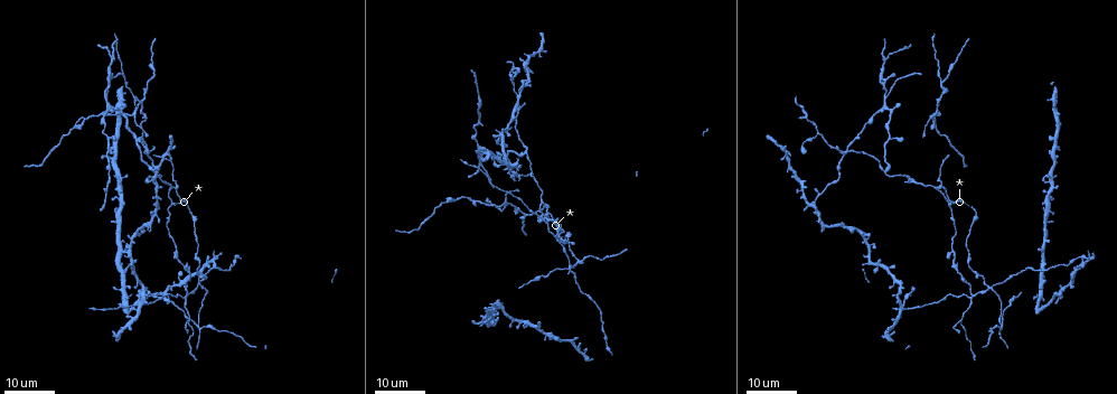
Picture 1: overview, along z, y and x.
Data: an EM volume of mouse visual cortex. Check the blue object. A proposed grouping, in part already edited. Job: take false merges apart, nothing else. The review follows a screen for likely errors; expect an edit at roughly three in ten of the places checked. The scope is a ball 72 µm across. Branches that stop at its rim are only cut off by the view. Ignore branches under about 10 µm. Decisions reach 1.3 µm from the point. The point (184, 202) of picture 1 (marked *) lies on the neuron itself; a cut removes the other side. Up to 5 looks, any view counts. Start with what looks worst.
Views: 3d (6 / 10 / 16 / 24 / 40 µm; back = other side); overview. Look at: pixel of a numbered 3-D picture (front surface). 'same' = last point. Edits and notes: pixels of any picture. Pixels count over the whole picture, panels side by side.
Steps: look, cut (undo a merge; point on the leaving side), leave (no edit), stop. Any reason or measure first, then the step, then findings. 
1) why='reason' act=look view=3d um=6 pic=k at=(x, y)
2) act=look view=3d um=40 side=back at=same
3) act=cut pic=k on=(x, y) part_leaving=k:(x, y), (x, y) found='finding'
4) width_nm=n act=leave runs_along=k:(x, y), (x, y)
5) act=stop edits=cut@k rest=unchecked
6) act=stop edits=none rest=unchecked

act=look view=3d um=16 pic=1 at=(196, 326)

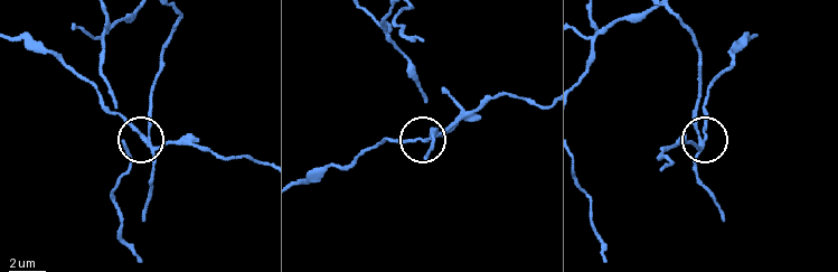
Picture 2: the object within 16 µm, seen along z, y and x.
act=look view=3d um=6 pic=2 at=(147, 143)

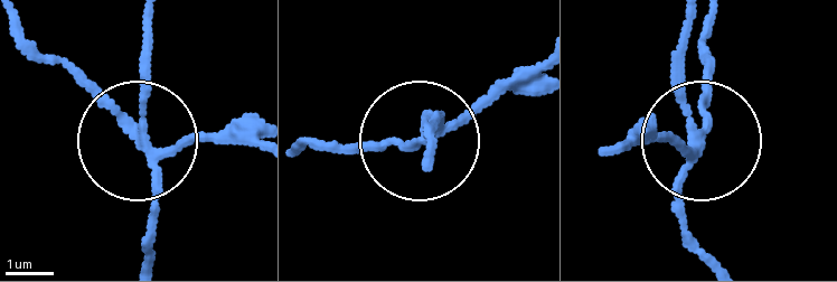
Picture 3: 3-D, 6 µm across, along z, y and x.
act=cut pic=3 on=(208, 137) part_leaving=3:(156, 152), (260, 140) found='two neurons meet here'

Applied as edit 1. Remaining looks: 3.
why='see it whole again' act=look view=overview

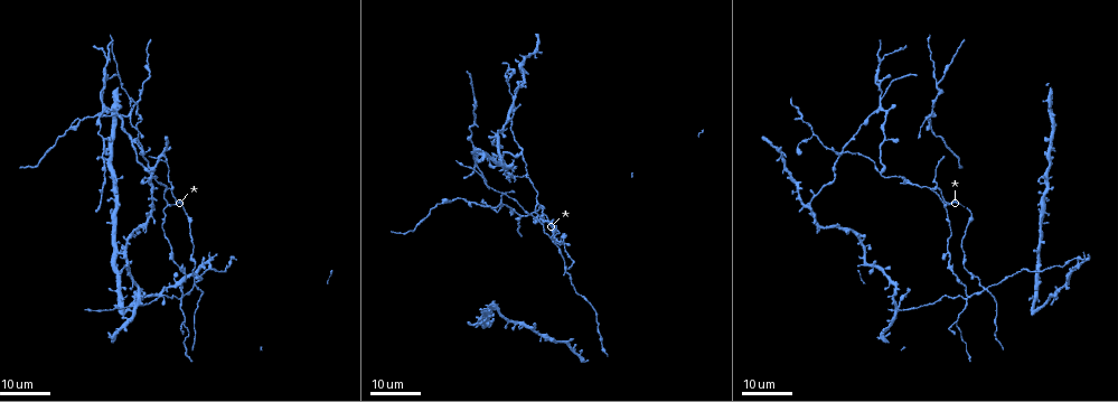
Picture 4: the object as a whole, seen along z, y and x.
why='looks like a crossing' act=look view=3d um=24 pic=4 at=(182, 299)

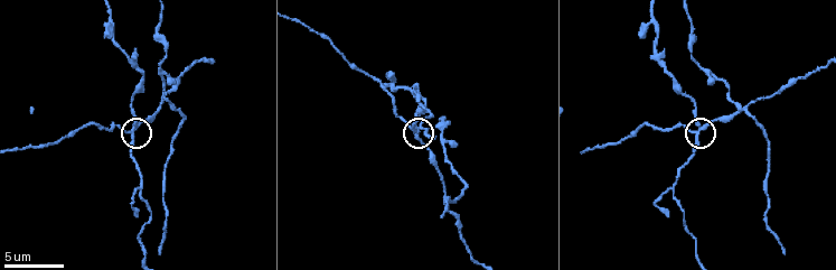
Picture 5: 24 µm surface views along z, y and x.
why='closer look' act=look view=3d um=6 pic=5 at=(700, 130)

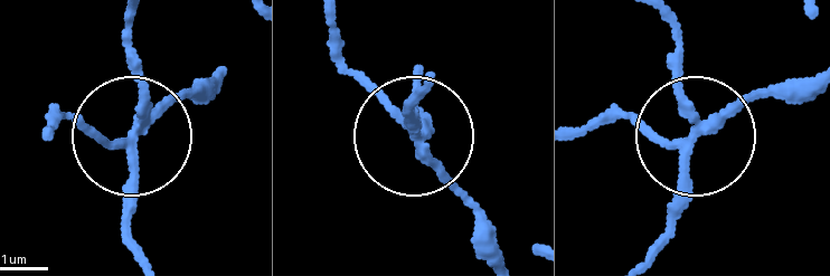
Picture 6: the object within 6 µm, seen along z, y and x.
act=cut pic=6 on=(86, 133) part_leaving=6:(135, 132), (204, 76) found='two neurons meet here'

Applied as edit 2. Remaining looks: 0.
act=stop edits=cut@3,cut@6 rest=unchecked

